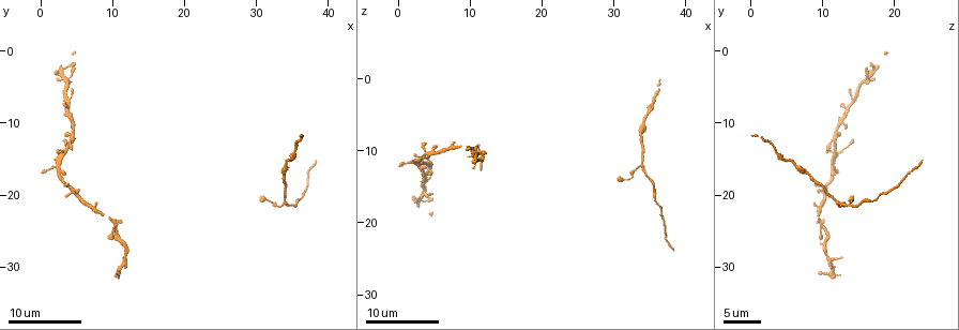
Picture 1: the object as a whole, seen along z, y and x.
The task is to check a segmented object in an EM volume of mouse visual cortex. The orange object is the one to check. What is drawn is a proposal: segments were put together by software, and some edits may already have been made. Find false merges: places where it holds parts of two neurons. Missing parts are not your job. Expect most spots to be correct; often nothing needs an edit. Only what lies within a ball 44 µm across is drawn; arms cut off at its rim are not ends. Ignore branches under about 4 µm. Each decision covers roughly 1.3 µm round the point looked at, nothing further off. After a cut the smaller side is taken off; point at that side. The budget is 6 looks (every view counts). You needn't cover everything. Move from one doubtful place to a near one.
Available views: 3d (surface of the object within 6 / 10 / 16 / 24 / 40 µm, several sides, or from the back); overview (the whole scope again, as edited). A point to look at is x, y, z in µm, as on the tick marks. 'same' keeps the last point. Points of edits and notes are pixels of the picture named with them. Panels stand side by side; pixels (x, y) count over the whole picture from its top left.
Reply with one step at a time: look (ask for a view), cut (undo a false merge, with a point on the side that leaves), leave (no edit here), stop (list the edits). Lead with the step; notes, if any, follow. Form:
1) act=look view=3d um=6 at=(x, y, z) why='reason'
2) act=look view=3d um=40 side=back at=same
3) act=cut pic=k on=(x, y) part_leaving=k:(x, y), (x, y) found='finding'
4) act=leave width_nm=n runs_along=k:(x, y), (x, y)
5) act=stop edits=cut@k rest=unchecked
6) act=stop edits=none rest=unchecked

act=look view=3d um=16 at=(7.5, 22.0, 9.5) why='three-way junction'

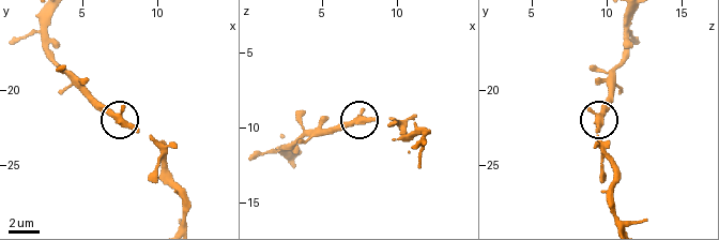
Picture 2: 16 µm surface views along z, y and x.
act=look view=3d um=6 at=(7.6, 22.2, 9.4)

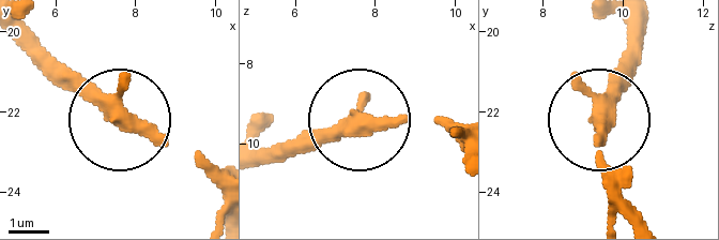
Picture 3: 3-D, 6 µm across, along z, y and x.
act=leave runs_along=3:(214, 168), (143, 137), (24, 29) found='continuous, no second neuron'

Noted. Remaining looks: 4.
act=look view=3d um=6 at=(34.0, 15.5, 6.5) why='calibre changes'

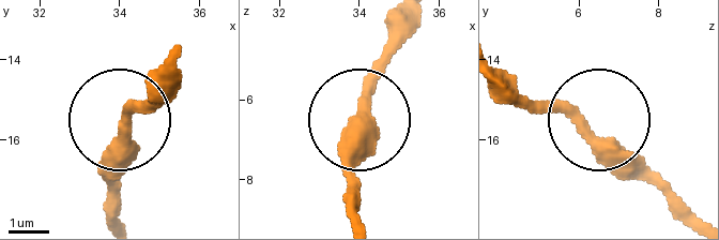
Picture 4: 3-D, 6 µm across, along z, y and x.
act=leave found='continuous, no second neuron'

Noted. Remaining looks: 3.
act=look view=3d um=10 at=(34.0, 21.0, 12.0)

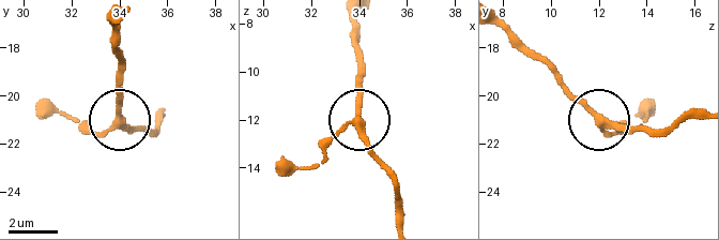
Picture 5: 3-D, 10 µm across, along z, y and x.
act=leave side_arm_um=15 found='one neuron here'

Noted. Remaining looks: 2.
act=stop edits=none rest=unchecked

